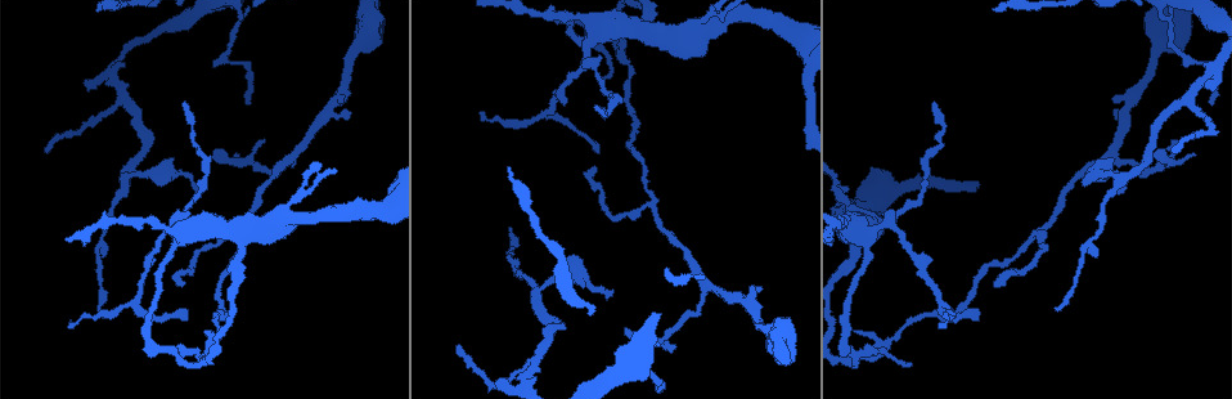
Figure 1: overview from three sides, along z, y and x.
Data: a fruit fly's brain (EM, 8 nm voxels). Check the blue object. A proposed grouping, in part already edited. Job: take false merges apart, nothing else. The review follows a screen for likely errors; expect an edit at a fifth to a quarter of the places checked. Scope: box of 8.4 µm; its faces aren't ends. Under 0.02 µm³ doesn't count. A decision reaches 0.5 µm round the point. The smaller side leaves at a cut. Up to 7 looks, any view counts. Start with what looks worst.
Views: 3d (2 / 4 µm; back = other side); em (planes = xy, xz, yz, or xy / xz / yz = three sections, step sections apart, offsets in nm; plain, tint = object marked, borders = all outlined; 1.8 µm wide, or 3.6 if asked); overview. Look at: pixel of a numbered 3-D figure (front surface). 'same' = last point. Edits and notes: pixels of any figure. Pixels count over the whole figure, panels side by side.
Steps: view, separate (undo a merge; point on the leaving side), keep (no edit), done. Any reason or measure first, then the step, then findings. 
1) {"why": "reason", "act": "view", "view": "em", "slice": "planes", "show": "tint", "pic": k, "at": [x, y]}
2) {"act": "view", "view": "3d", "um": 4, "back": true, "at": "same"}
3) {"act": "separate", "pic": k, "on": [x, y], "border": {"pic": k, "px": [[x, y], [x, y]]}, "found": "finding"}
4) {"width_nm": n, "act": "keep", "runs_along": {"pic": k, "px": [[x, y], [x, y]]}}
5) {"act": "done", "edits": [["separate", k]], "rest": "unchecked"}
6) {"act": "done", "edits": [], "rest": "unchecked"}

{"why": "sharp bend", "act": "view", "view": "3d", "um": 4, "pic": 1, "at": [126, 179]}

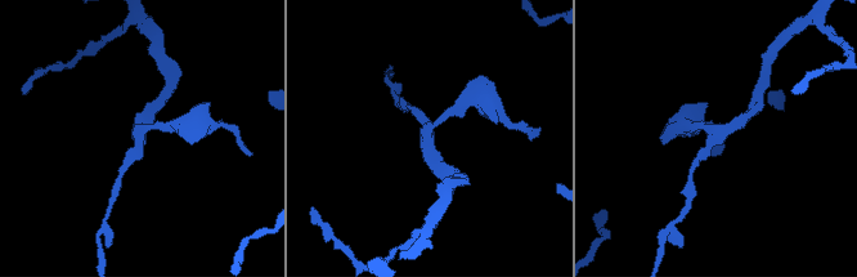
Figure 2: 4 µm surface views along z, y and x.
{"why": "shape alone is not enough", "act": "view", "view": "em", "slice": "planes", "show": "tint", "pic": 2, "at": [140, 136]}

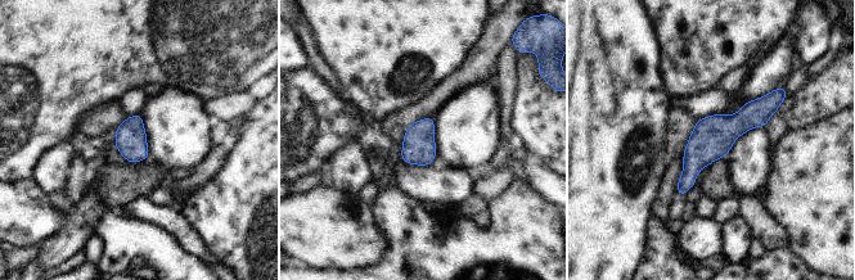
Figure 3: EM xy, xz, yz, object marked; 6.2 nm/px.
{"width_nm": 200, "act": "keep", "runs_along": {"pic": 3, "px": [[777, 103], [732, 126], [680, 193]]}, "found": "continuous, no second neuron"}

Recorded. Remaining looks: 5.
{"why": "three-way junction", "act": "view", "view": "3d", "um": 2, "pic": 1, "at": [1189, 98]}

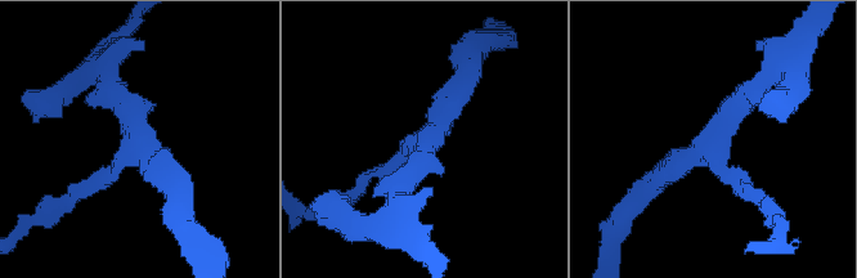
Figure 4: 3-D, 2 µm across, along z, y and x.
{"arms": 3, "act": "view", "view": "em", "um": 3.6, "slice": "planes", "show": "tint", "pic": 4, "at": [431, 142]}

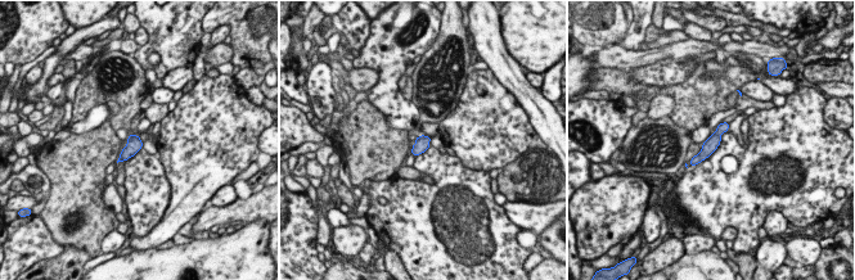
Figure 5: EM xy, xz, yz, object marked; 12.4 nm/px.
{"act": "keep", "runs_along": {"pic": 5, "px": [[725, 126], [709, 148], [693, 162]]}, "found": "continuous, no second neuron"}

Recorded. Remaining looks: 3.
{"act": "view", "view": "3d", "um": 2, "pic": 1, "at": [239, 20]}

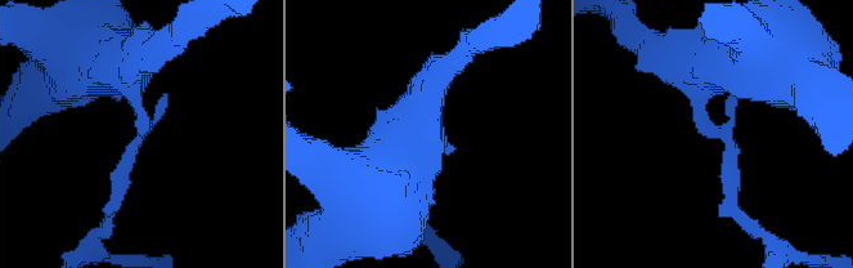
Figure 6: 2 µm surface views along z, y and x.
{"why": "now the EM", "act": "view", "view": "em", "slice": "yz", "step": 4, "show": "tint", "pic": 6, "at": [140, 135]}

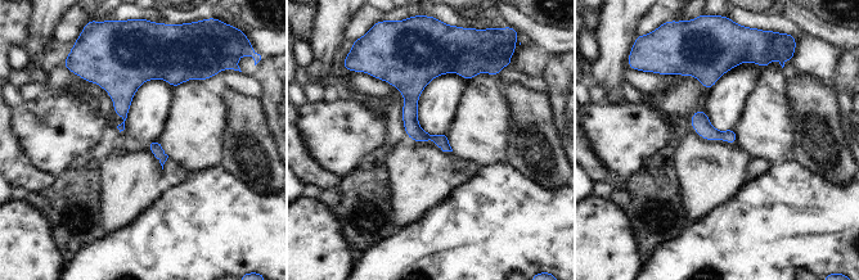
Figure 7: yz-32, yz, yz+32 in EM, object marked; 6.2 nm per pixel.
{"act": "view", "view": "em", "slice": "planes", "show": "tint", "at": "same"}

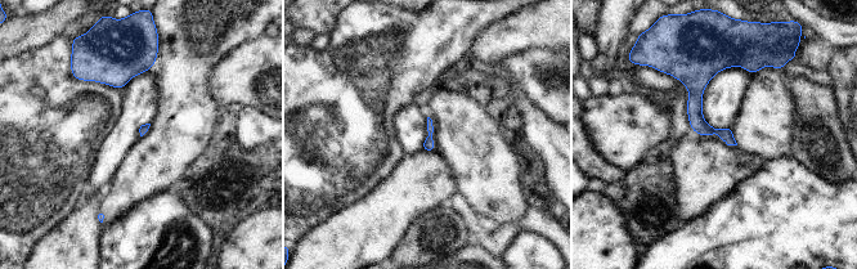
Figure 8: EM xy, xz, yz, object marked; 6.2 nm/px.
{"arms": 3, "act": "keep", "found": "continuous, no second neuron"}

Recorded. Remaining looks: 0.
{"act": "done", "edits": [], "rest": "unchecked"}

